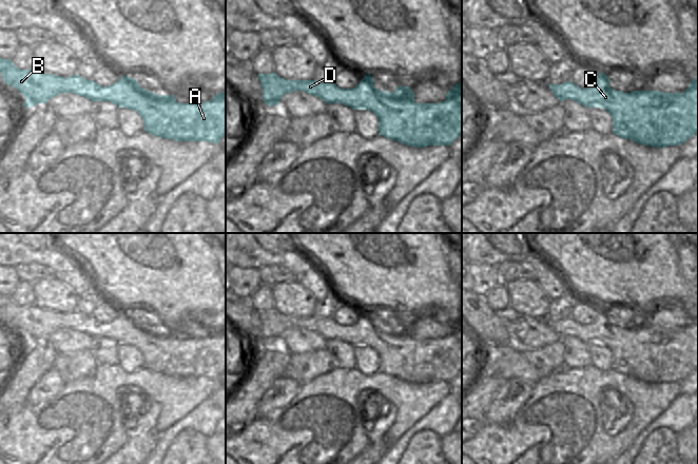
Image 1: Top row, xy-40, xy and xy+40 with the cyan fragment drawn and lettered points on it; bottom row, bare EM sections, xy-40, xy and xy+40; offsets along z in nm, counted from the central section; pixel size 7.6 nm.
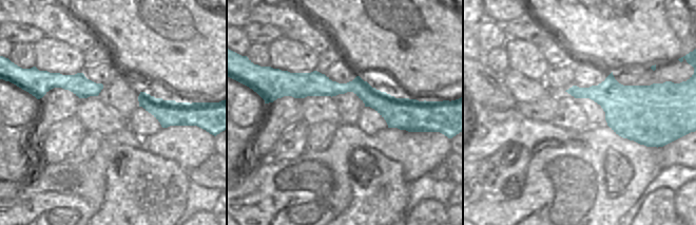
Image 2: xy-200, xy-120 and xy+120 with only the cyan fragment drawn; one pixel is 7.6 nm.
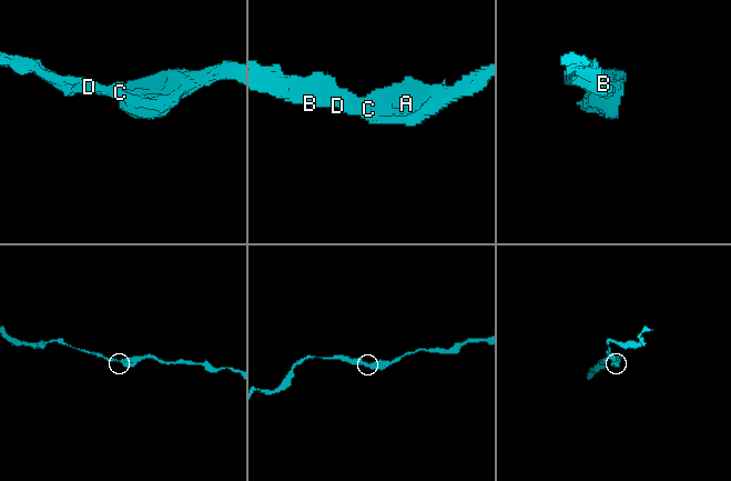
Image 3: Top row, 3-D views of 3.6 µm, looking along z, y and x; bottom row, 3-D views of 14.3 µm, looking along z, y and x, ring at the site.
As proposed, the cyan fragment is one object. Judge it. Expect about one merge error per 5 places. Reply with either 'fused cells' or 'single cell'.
single cell

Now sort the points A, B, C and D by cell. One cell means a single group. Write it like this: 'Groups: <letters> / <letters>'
Groups: A B C D.

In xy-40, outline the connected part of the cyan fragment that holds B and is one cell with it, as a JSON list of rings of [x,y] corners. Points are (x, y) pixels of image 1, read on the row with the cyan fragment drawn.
[[[0,58],[0,73],[3,81],[17,89],[24,97],[24,108],[31,108],[38,103],[47,103],[47,100],[61,93],[74,93],[82,97],[86,97],[91,101],[110,101],[118,108],[127,108],[137,112],[144,123],[144,131],[162,137],[164,139],[173,139],[175,141],[209,141],[211,143],[218,143],[226,134],[226,91],[214,95],[210,101],[202,103],[178,103],[173,95],[156,95],[140,88],[140,84],[128,76],[122,76],[117,82],[110,86],[101,86],[93,80],[86,80],[77,74],[63,78],[53,74],[42,74],[36,70],[19,70],[9,59]]]

